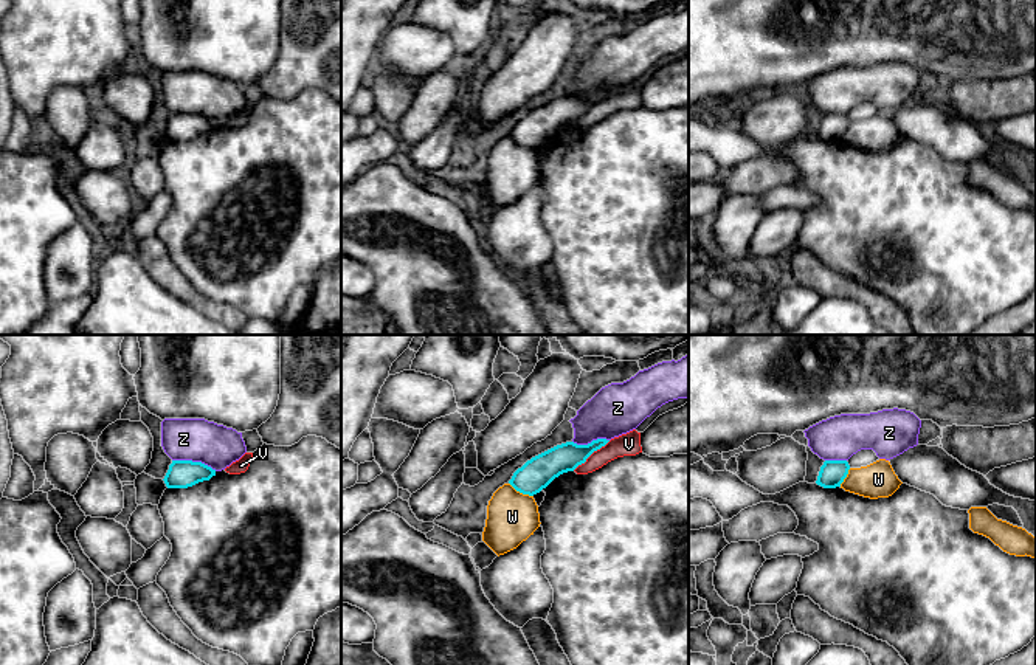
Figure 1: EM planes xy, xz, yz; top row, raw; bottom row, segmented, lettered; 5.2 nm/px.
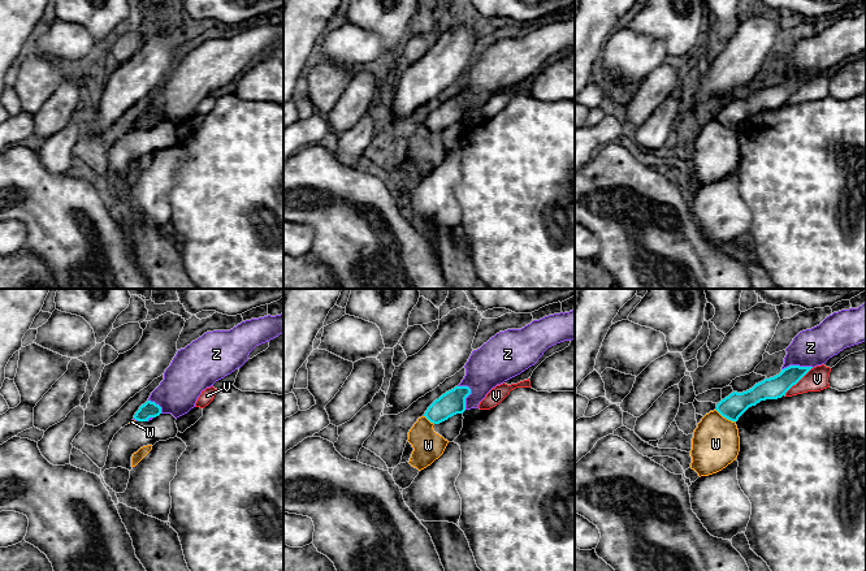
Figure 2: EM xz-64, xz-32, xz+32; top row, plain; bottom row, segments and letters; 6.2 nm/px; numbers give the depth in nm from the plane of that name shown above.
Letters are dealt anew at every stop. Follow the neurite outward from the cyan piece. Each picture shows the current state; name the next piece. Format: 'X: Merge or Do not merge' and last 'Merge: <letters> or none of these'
V: Do not merge
W: Do not merge
Z: Do not merge
Merge: none of these

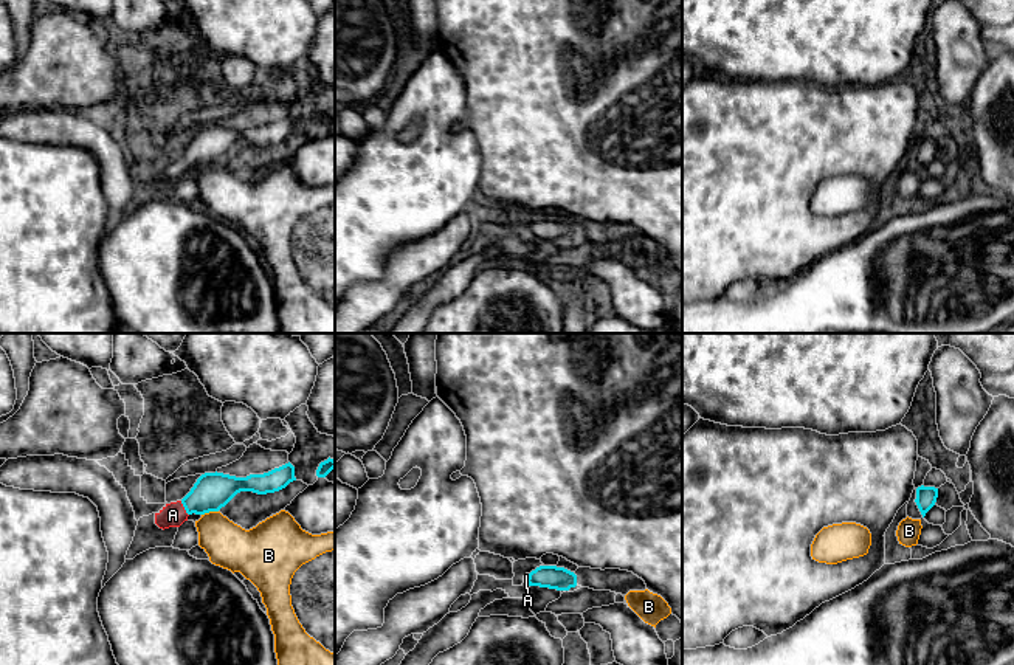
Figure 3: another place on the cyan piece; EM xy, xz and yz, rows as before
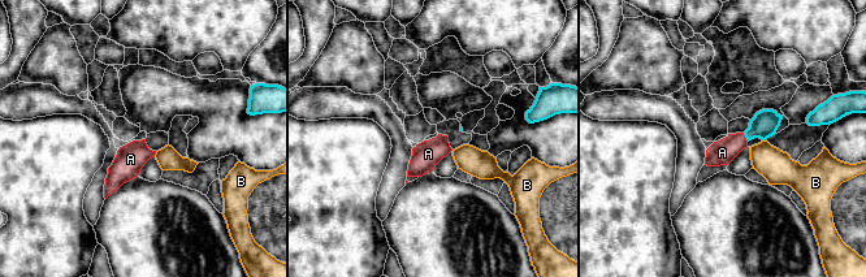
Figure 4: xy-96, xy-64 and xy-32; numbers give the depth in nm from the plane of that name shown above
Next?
A: Merge
B: Do not merge
Merge: A

